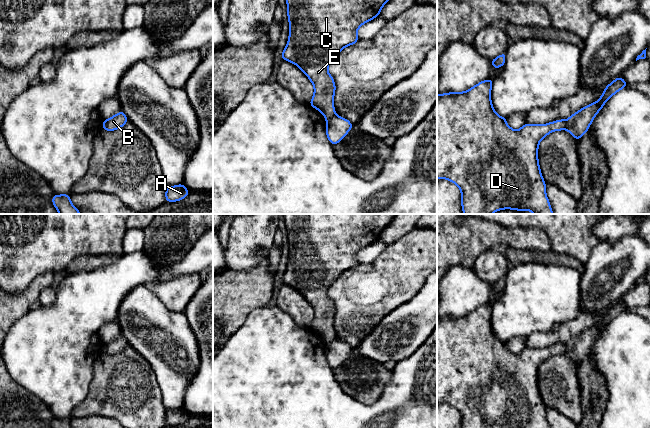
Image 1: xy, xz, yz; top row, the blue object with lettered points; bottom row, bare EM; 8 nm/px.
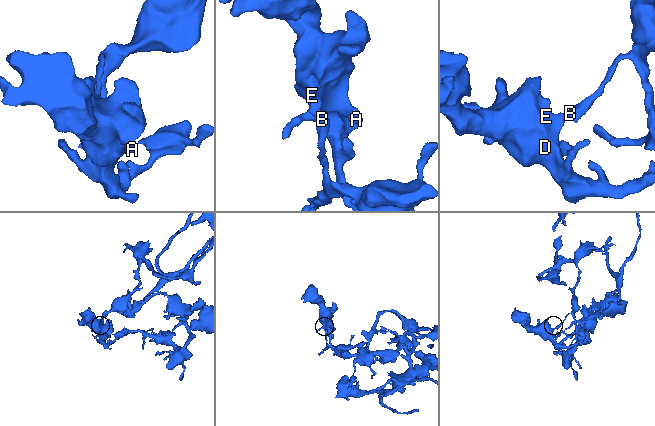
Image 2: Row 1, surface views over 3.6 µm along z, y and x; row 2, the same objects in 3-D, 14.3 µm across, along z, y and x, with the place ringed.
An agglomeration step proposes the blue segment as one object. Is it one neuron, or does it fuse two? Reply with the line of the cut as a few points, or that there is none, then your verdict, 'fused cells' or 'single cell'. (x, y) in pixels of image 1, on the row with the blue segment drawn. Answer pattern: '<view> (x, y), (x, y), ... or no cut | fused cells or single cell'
xz (335, 114), (326, 120) | fused cells

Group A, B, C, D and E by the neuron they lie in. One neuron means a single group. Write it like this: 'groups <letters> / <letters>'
groups A C D E / B

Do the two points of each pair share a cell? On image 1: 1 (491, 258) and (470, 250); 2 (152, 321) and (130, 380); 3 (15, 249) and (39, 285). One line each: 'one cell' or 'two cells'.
1: two cells
2: two cells
3: two cells

